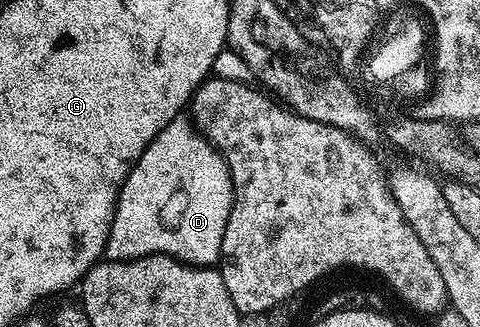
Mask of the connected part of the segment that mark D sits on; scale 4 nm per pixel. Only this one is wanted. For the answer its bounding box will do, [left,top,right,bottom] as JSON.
[105,117,234,267]

